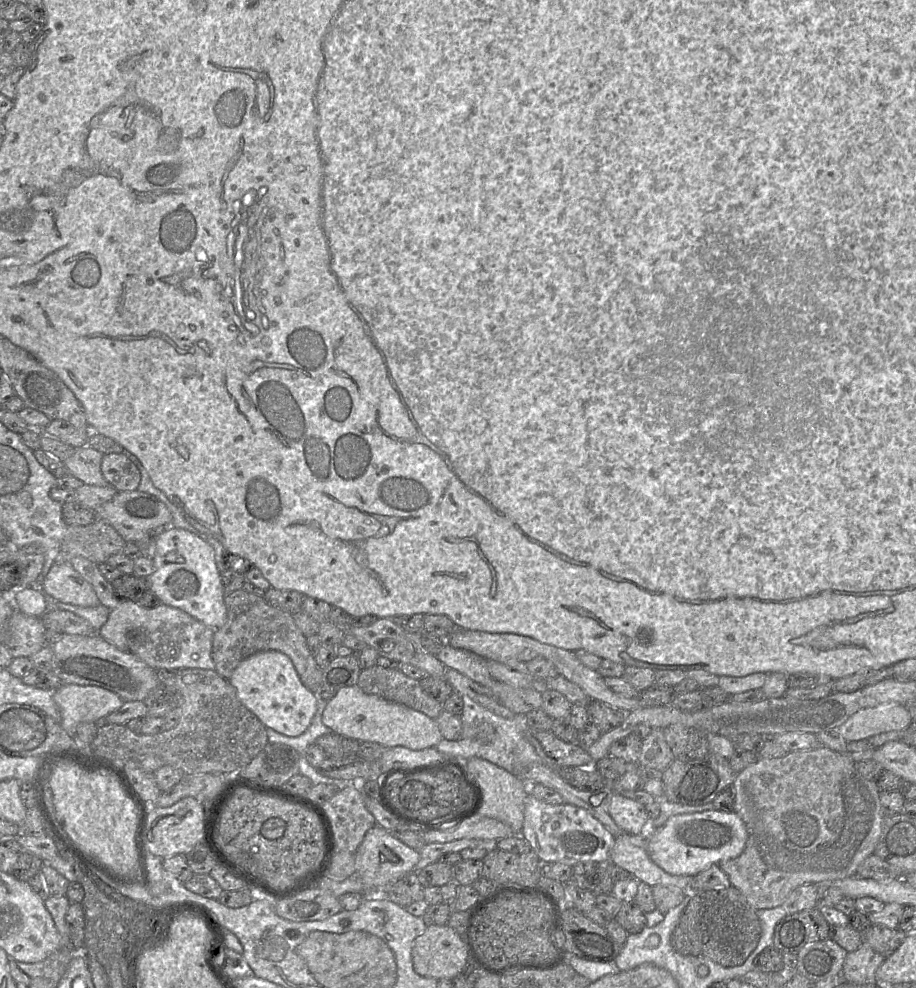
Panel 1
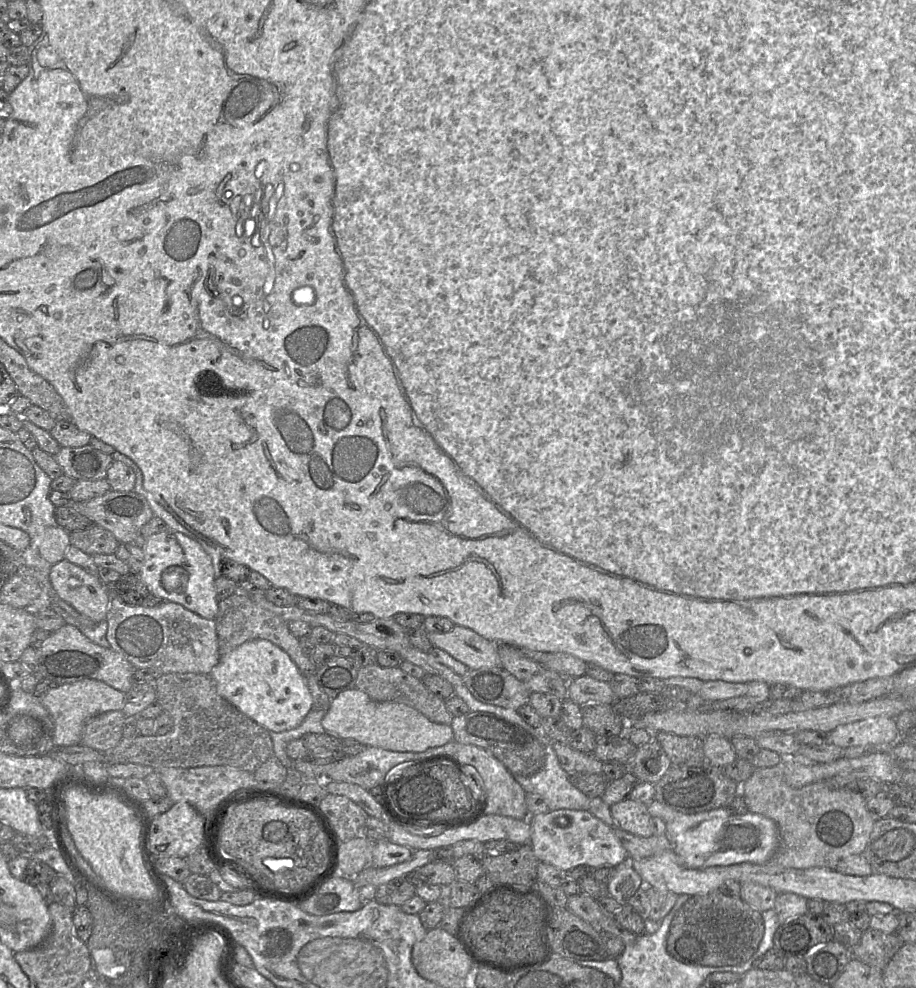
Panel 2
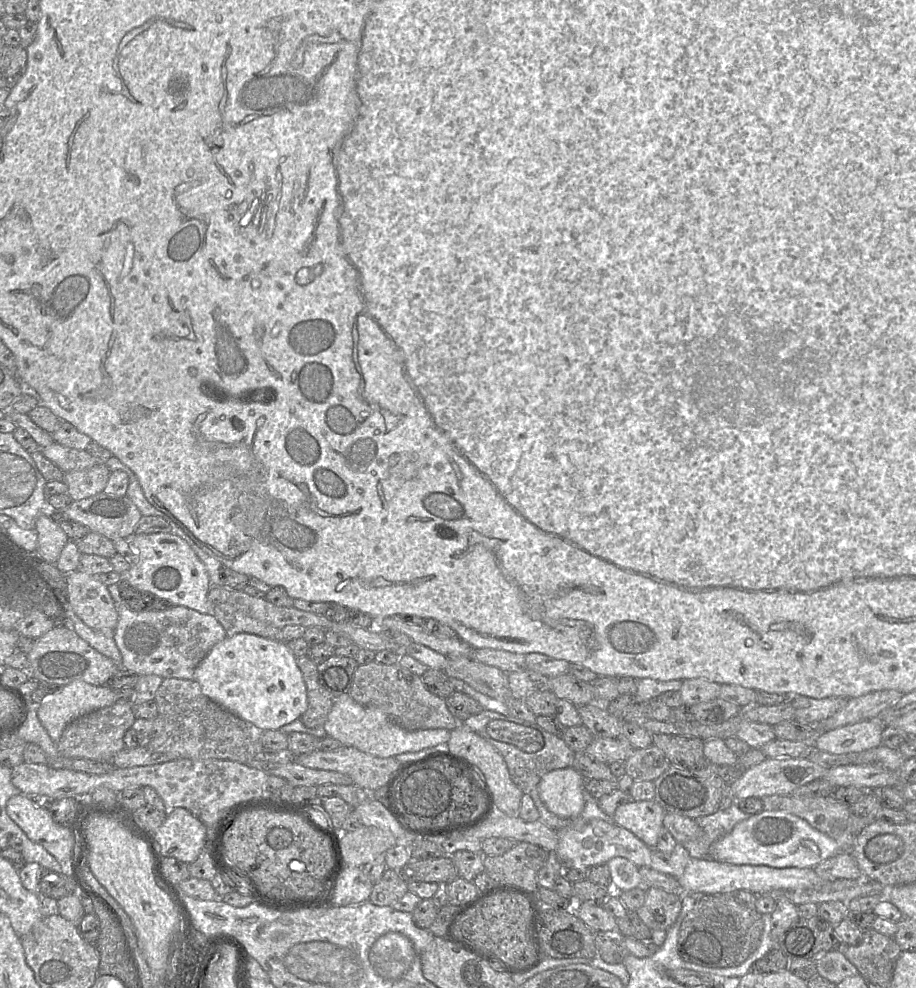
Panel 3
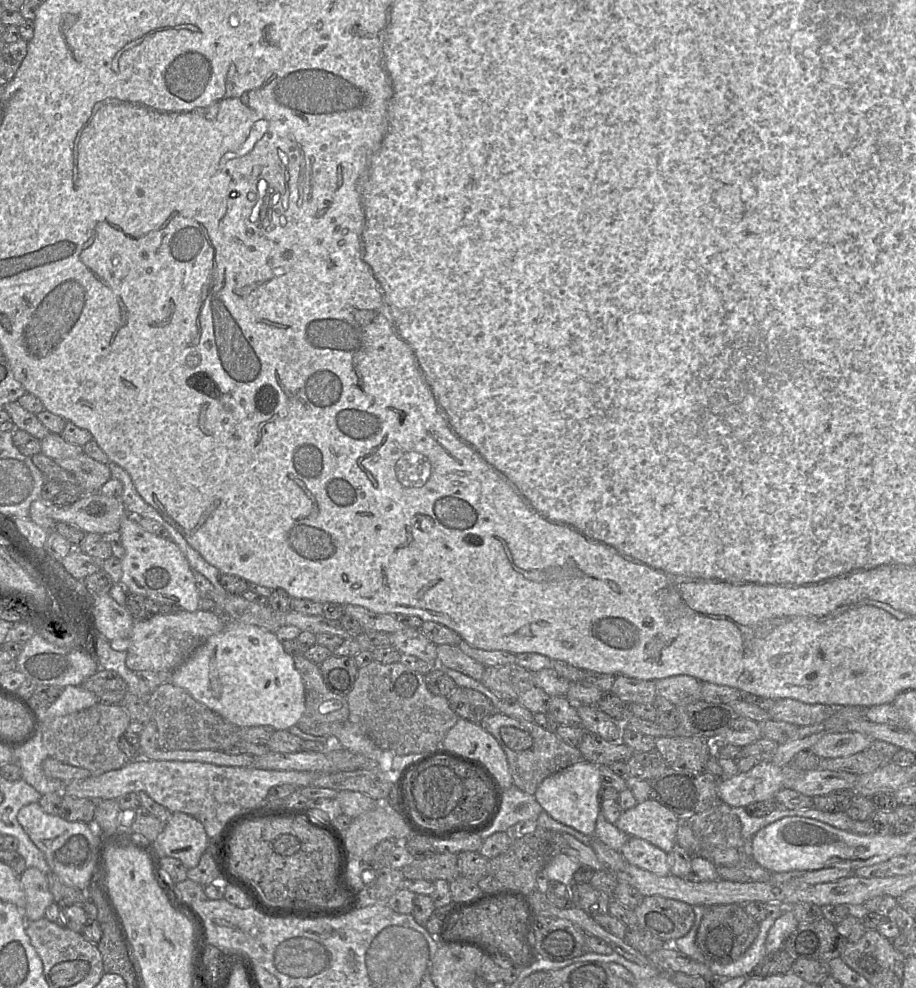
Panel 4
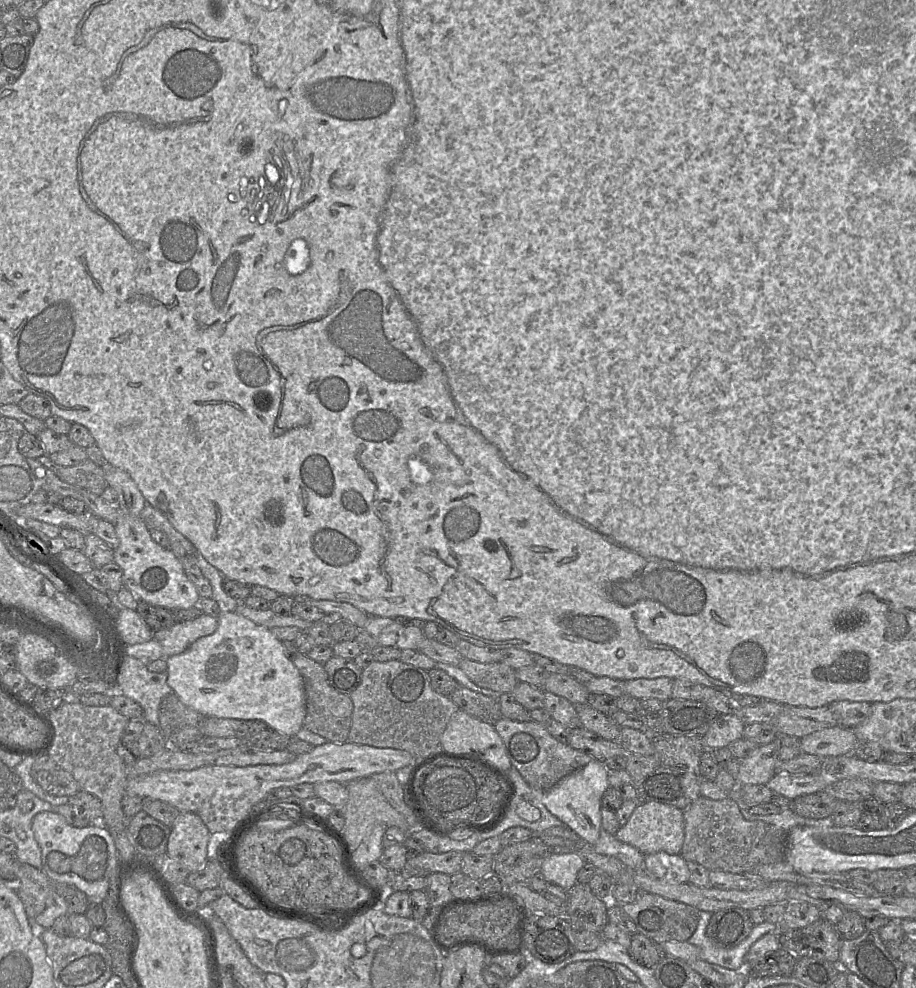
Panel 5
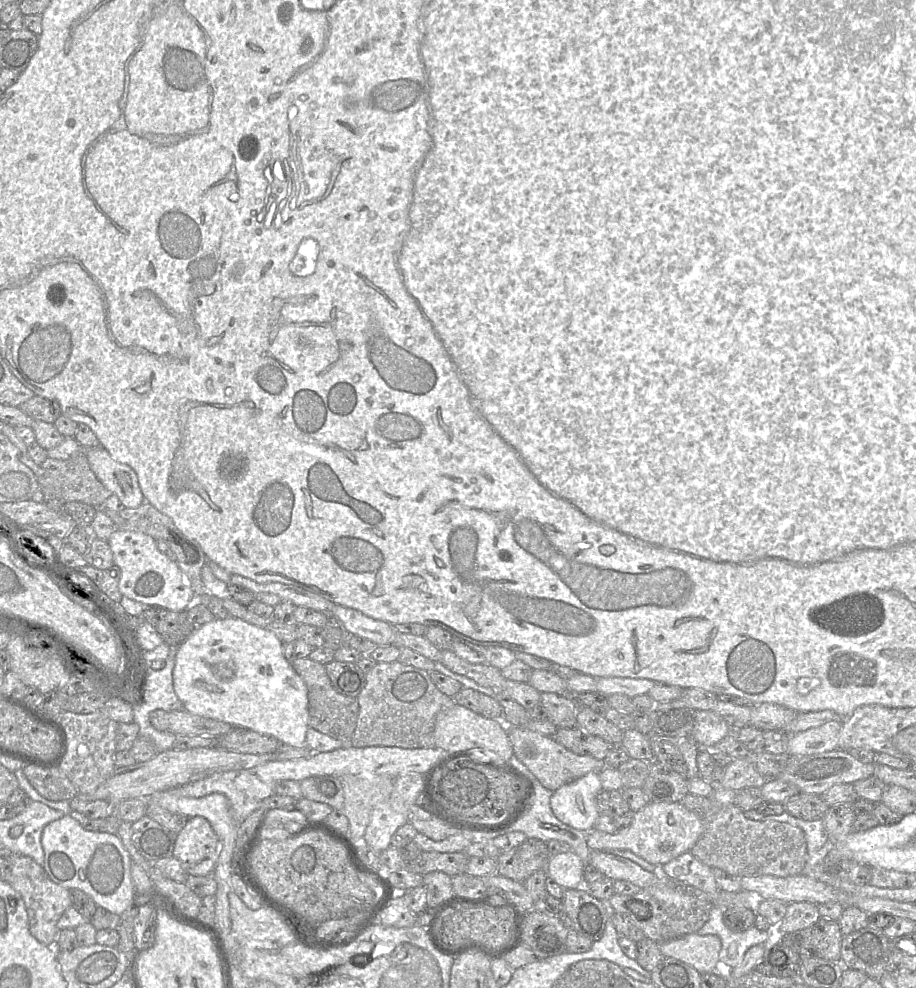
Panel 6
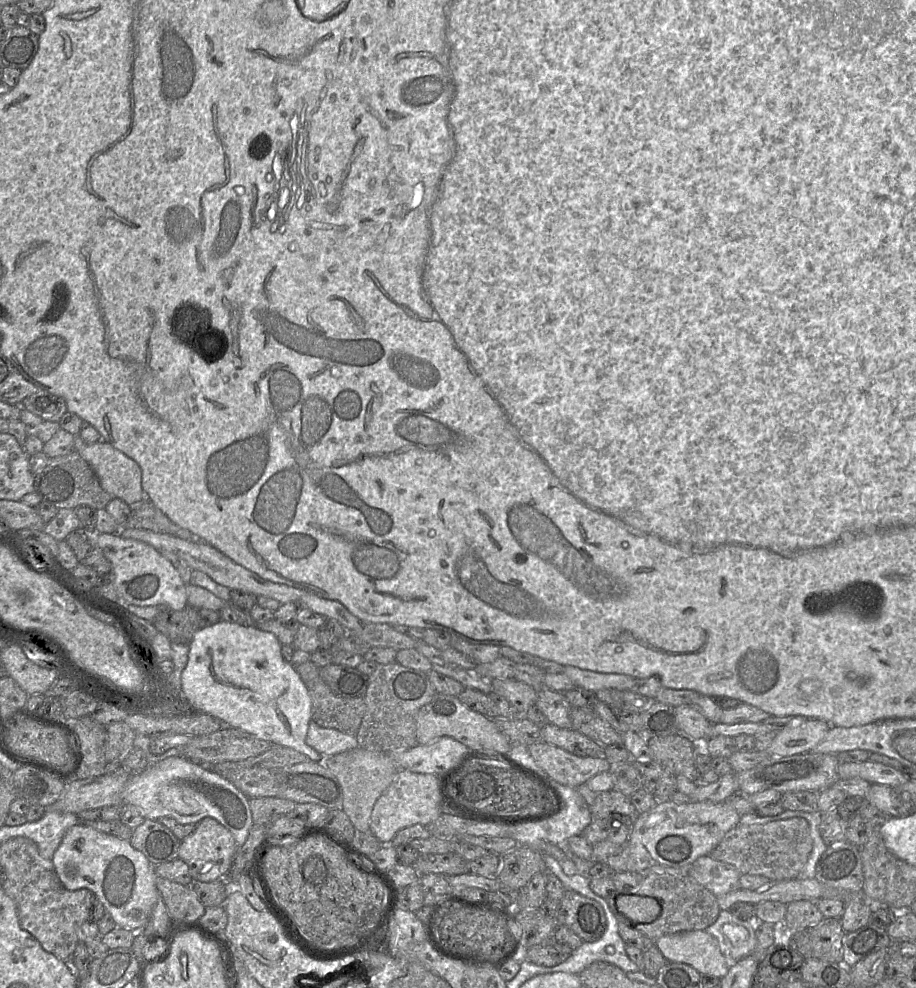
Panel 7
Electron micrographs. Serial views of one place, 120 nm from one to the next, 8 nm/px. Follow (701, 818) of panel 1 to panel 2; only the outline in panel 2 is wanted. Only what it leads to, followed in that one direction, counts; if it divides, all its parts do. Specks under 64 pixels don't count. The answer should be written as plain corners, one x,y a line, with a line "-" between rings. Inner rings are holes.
748,811
745,814
703,821
685,831
672,849
688,868
704,869
743,862
765,864
772,858
778,846
779,832
776,823
763,815

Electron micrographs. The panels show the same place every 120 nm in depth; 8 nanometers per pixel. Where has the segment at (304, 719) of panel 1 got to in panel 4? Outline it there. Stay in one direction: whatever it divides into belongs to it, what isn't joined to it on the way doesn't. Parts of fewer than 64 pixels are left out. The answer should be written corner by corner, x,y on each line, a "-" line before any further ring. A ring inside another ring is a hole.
239,621
227,622
220,633
210,636
171,673
170,682
239,728
262,726
288,730
297,725
305,710
303,679
295,667
293,657
284,651
275,632

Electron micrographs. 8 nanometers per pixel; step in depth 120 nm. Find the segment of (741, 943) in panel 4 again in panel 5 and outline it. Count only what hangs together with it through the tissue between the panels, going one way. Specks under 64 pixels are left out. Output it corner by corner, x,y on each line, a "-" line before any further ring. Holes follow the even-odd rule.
730,908
712,914
706,933
717,946
731,949
743,942
753,928
749,911

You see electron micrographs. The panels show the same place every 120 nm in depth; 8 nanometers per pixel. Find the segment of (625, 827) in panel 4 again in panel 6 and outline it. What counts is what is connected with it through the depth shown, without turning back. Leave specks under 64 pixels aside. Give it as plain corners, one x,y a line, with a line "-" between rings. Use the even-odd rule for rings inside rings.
680,802
648,803
641,810
634,812
630,827
625,832
608,834
595,829
587,833
587,845
592,851
627,850
647,862
662,866
685,852
690,852
704,832
704,819
699,814
687,809

